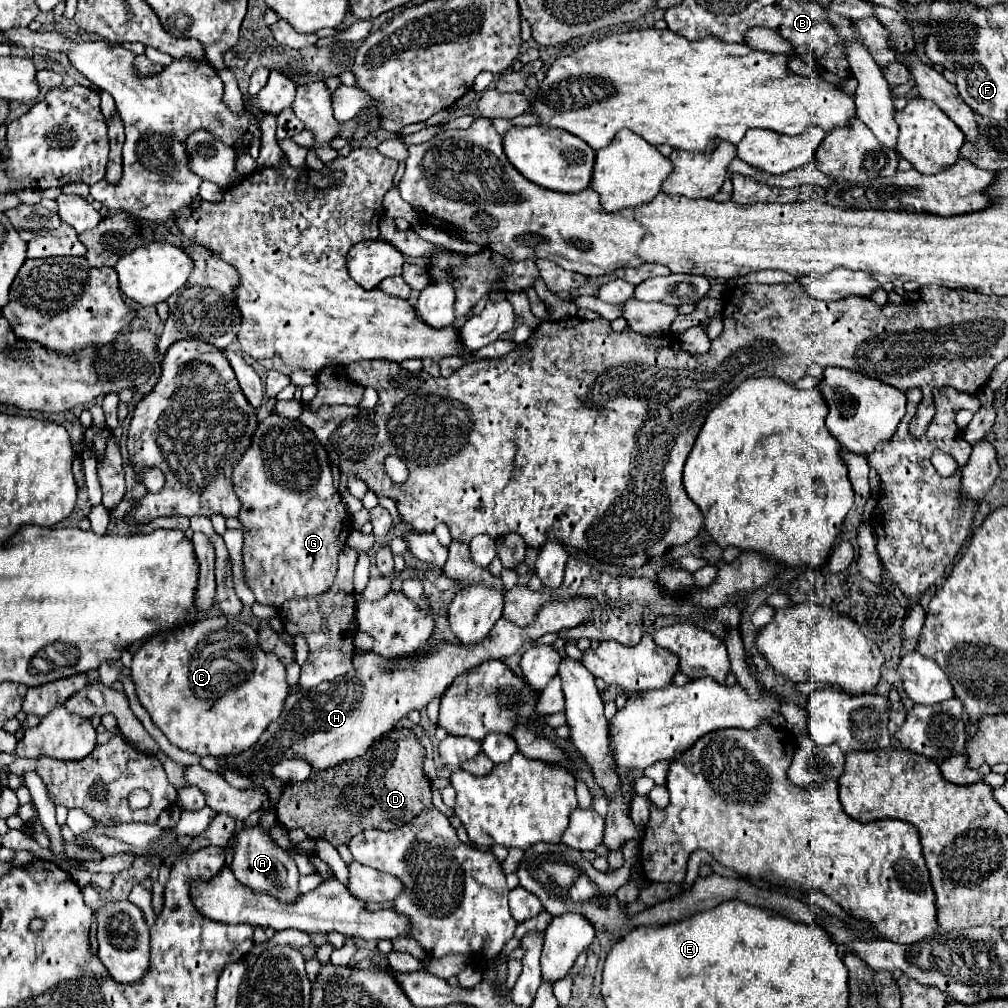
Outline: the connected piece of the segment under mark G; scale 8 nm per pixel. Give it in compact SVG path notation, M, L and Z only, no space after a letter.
M278 415L266 417L256 427L250 449L234 467L232 481L242 503L240 521L244 525L244 575L256 595L256 601L278 609L278 605L286 599L320 597L326 593L326 589L334 585L338 553L352 531L352 517L334 489L328 455L316 435L300 421L290 421Z

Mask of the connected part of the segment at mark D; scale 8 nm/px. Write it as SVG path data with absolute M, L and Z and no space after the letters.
M392 729L390 733L384 733L374 745L370 745L368 753L360 757L358 761L342 763L338 767L326 769L326 771L312 771L312 775L302 783L288 783L282 791L280 801L276 803L276 815L278 821L286 829L304 829L310 839L326 839L334 847L348 845L350 839L366 829L398 829L406 823L410 823L418 813L424 813L424 809L432 805L432 791L430 791L430 779L424 775L422 769L424 763L424 747L420 745L418 737L410 729Z

